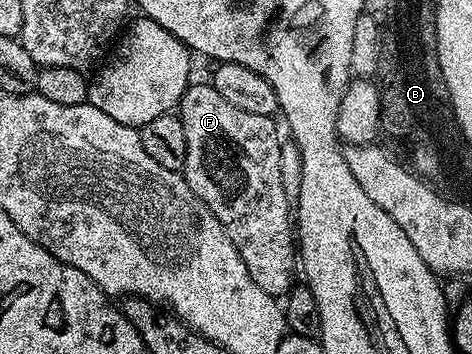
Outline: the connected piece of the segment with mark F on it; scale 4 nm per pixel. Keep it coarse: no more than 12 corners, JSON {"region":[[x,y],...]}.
{"region":[[211,84],[179,103],[185,183],[251,280],[295,285],[274,119]]}

